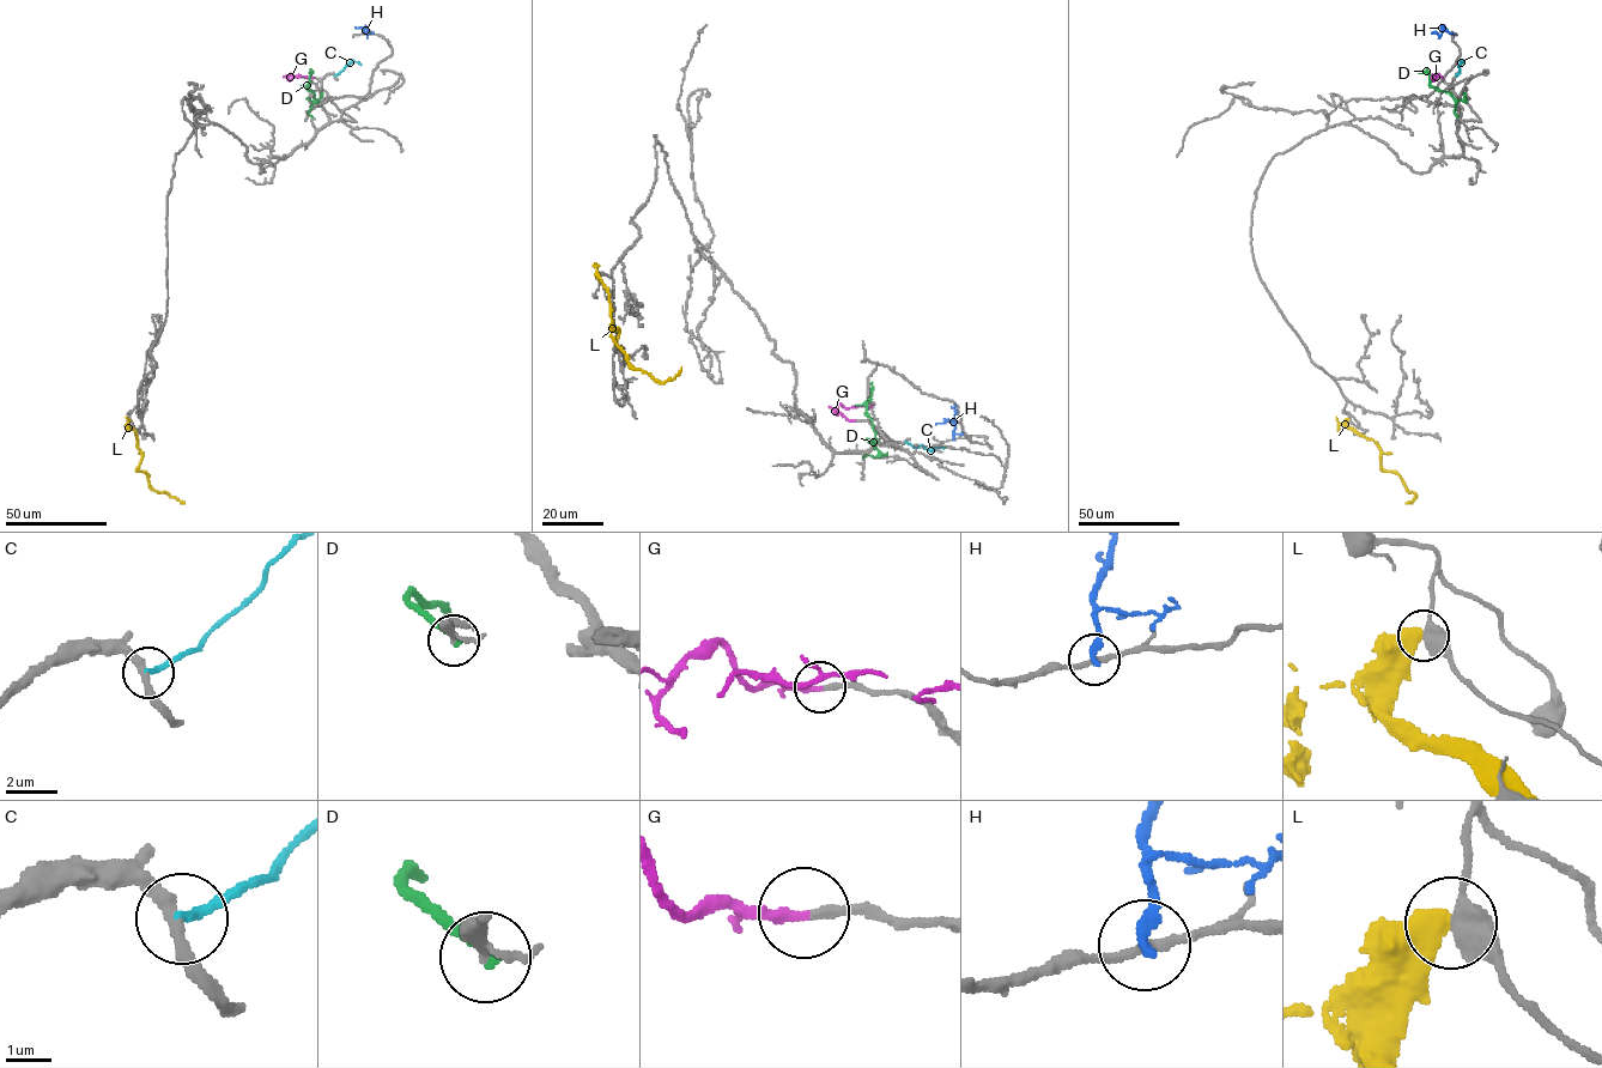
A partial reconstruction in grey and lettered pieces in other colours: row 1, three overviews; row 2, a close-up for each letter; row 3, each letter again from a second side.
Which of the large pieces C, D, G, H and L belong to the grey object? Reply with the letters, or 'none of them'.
G

